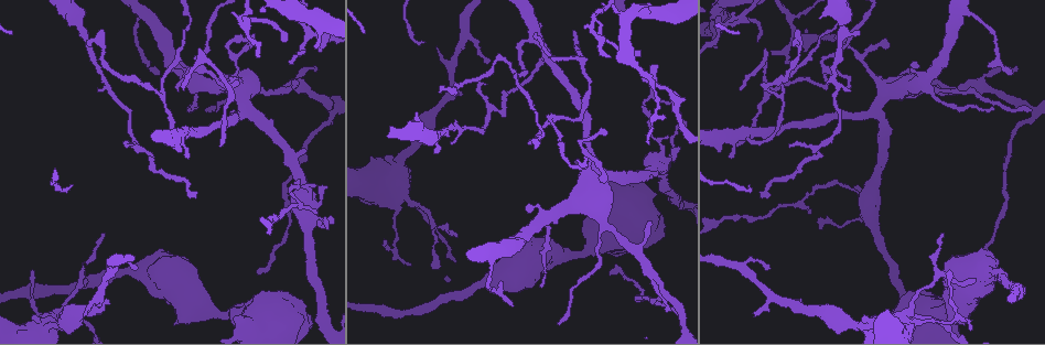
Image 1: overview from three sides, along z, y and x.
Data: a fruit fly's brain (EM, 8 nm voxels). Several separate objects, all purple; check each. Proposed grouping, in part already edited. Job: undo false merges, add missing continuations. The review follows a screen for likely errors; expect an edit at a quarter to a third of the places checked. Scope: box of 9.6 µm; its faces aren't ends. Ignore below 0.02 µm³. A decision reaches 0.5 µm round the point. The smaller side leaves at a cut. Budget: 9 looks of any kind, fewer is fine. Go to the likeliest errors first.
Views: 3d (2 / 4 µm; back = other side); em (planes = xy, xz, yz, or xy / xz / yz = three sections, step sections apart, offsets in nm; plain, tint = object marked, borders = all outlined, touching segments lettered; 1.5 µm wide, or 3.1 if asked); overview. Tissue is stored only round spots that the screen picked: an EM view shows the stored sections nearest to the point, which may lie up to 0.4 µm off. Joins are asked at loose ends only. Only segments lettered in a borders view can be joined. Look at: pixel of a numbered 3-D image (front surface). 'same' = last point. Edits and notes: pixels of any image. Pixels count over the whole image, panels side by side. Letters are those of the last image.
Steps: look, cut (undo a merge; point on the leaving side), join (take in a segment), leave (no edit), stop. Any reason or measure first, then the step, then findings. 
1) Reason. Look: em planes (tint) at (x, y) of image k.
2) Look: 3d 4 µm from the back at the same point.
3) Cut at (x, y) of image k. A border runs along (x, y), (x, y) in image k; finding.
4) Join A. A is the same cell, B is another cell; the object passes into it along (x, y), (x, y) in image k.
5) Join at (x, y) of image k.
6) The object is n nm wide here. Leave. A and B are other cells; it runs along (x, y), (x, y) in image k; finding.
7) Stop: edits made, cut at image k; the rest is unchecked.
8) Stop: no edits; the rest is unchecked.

Three-way junction. Look: 3d 2 µm at (790, 15) of image 1.

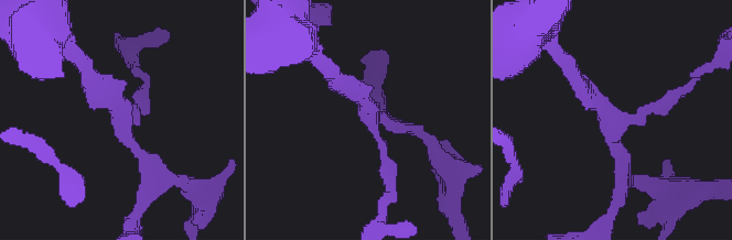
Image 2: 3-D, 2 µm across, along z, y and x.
Look: em xy step 4 (tint) at (611, 116) of image 2.

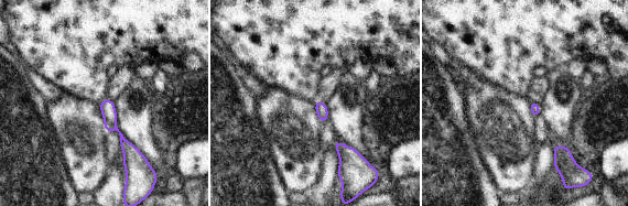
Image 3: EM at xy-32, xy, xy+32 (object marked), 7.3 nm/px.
Look: em planes (borders) at the same point.

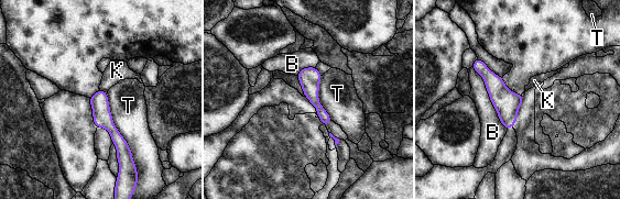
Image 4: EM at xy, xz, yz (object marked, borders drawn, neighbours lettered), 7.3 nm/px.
The object is 140 nm wide here. Leave. B, K and T are other cells; one neuron here.

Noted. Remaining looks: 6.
An open end. Look: em planes (borders) at (650, 221) of image 1.

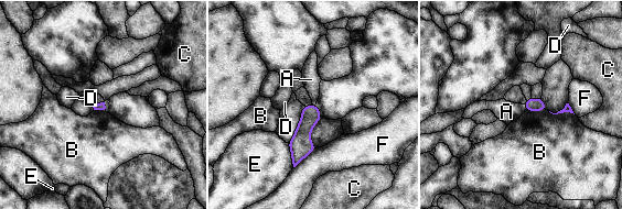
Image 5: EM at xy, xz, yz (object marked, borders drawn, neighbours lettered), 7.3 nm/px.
The longest contact is with F, 220 nm. Leave. A, B, C, D, E and F are other cells; a border runs along (524, 103), (525, 109) in image 5; none of them fits.

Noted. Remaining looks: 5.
Branch stops here. Look: 3d 2 µm at (135, 270) of image 1.

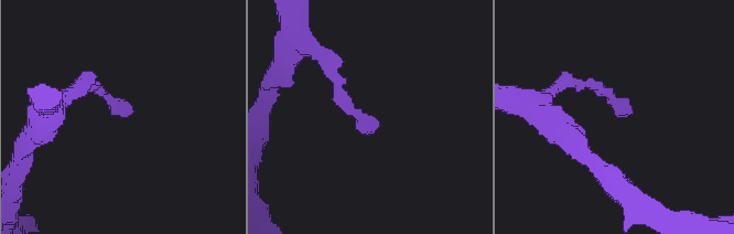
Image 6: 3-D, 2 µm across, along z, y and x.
Look: em xz step 8 (borders) at (124, 116) of image 6.

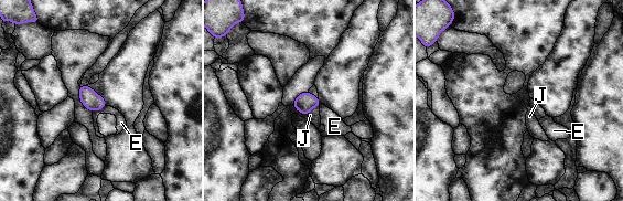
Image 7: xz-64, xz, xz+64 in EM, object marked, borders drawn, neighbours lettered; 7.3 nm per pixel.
Cut it another way. Look: em yz step 4 (borders) at the same point.

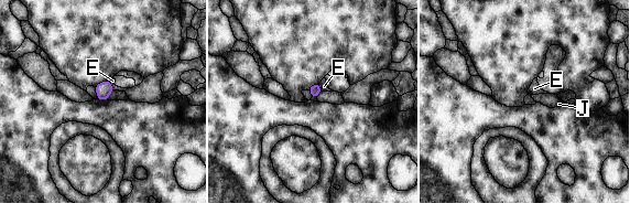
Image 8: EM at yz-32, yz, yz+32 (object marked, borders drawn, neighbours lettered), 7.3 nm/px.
Leave. E and J are other cells; a border runs along (113, 89), (107, 99) in image 8; no lettered segment goes on from it.

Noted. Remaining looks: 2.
Stop: no edits; the rest is unchecked.

